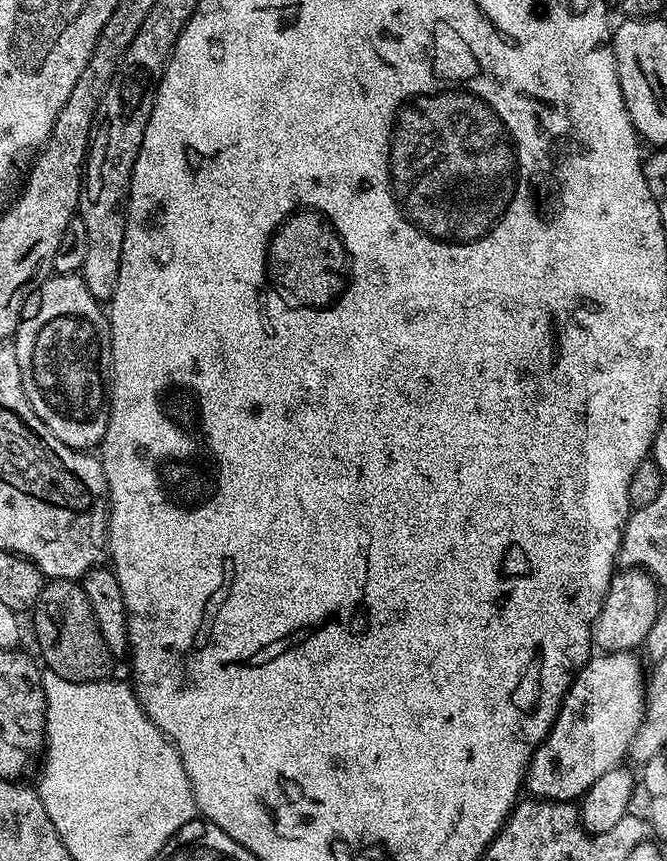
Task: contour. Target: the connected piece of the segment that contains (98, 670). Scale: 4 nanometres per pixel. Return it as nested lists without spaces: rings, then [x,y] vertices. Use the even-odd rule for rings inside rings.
[[[48,580],[42,594],[38,594],[38,602],[30,613],[30,619],[32,628],[36,631],[36,644],[40,647],[40,656],[48,663],[47,671],[58,674],[58,678],[66,678],[79,684],[106,680],[113,675],[114,657],[102,638],[102,630],[98,630],[98,622],[94,622],[94,610],[90,610],[90,598],[86,598],[83,583],[74,580]]]

